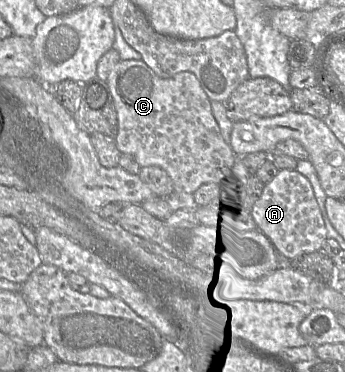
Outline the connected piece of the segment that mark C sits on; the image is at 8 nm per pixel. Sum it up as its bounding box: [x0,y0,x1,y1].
[106,60,239,194]

